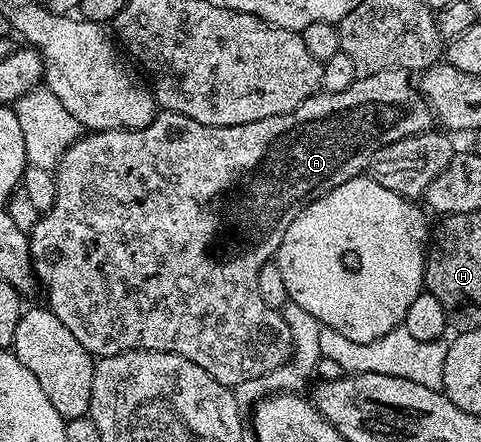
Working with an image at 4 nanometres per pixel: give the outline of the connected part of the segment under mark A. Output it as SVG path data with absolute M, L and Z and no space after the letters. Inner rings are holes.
M387 69L386 71L378 71L369 77L357 77L353 85L346 87L346 91L338 91L337 93L325 93L321 91L315 93L310 99L306 99L298 107L294 107L292 113L274 115L270 119L262 119L254 123L242 123L241 125L203 125L202 123L198 123L198 119L190 119L181 113L160 111L157 112L155 119L153 119L149 125L141 129L106 129L103 131L85 132L60 157L60 161L54 170L56 179L54 203L37 219L36 225L32 228L28 239L28 251L32 254L32 272L36 274L39 288L41 290L44 288L44 293L48 296L48 301L46 301L47 308L51 309L54 315L58 315L58 319L62 319L62 323L66 323L66 327L70 327L70 335L74 335L74 339L78 339L78 343L82 343L82 347L86 347L86 351L92 354L93 358L96 359L109 357L110 355L118 355L119 353L126 352L127 349L149 349L150 351L173 353L174 355L182 355L186 359L190 359L190 363L198 363L198 367L202 367L202 371L206 371L214 379L218 379L218 383L229 387L246 383L246 379L258 379L262 375L266 375L270 371L282 367L292 357L290 327L284 322L284 315L281 310L271 309L269 305L262 303L262 295L258 295L258 271L263 265L269 264L269 262L275 258L278 247L282 243L282 239L286 235L290 223L299 213L303 213L304 208L308 206L311 201L317 201L319 197L326 195L334 187L338 187L350 179L361 176L361 174L367 170L369 159L371 159L383 145L389 145L398 139L409 137L410 135L429 128L428 117L430 110L428 102L421 97L420 90L414 84L413 78L411 81L408 77L411 76L403 69Z

